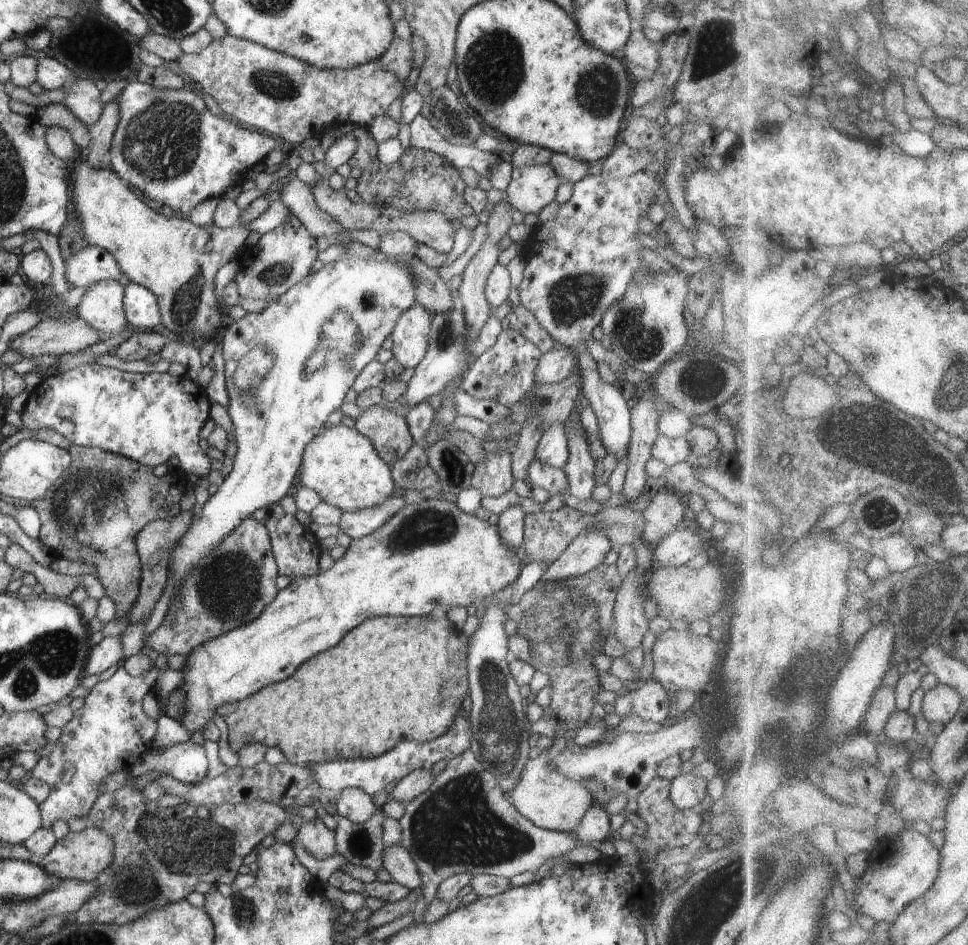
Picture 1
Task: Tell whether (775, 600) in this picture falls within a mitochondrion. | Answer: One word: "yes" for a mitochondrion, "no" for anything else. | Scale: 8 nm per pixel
no

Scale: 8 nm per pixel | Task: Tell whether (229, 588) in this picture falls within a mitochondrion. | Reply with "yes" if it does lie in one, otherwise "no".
yes

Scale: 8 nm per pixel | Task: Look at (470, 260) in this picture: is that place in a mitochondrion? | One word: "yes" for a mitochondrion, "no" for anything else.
no

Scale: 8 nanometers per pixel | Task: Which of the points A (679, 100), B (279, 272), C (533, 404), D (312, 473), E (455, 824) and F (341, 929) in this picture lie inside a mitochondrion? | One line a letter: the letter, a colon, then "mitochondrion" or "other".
A: other
B: mitochondrion
C: mitochondrion
D: other
E: mitochondrion
F: other

